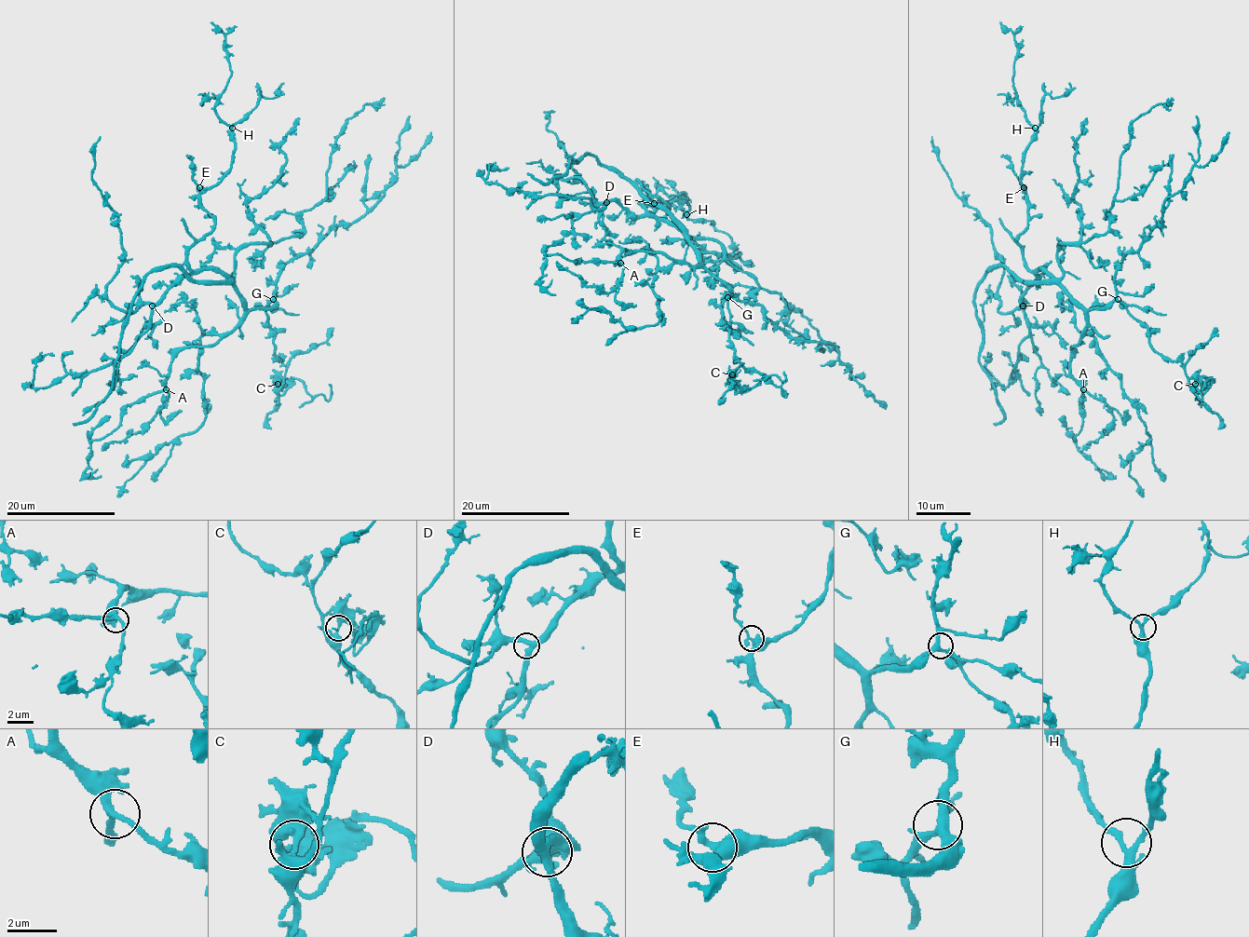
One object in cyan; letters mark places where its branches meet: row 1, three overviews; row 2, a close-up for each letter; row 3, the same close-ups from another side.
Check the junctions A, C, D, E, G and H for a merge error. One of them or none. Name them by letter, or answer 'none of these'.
C

